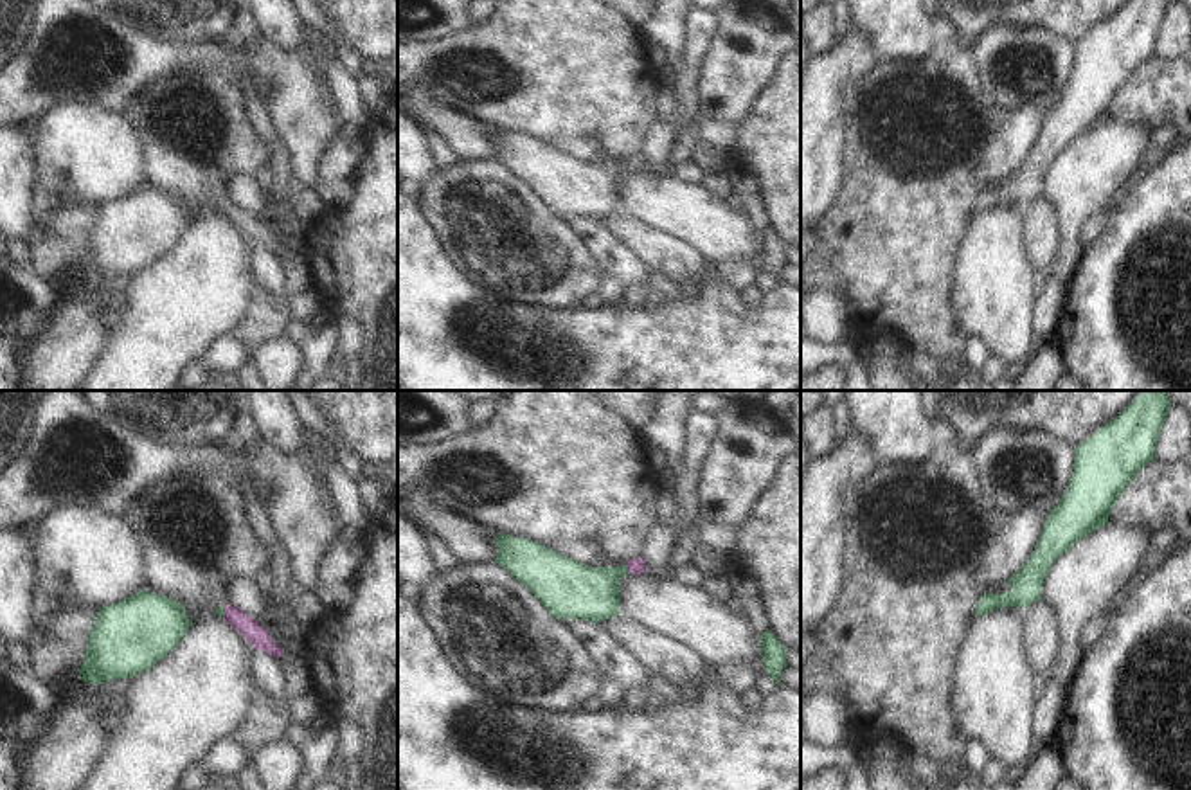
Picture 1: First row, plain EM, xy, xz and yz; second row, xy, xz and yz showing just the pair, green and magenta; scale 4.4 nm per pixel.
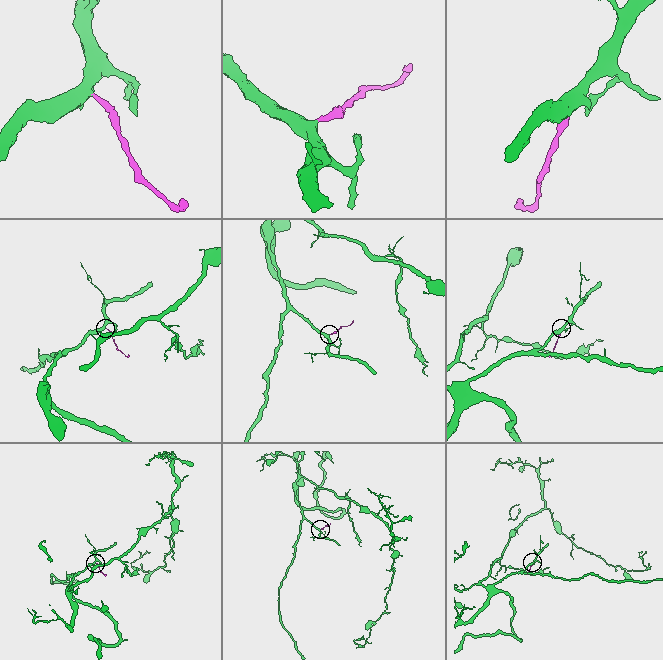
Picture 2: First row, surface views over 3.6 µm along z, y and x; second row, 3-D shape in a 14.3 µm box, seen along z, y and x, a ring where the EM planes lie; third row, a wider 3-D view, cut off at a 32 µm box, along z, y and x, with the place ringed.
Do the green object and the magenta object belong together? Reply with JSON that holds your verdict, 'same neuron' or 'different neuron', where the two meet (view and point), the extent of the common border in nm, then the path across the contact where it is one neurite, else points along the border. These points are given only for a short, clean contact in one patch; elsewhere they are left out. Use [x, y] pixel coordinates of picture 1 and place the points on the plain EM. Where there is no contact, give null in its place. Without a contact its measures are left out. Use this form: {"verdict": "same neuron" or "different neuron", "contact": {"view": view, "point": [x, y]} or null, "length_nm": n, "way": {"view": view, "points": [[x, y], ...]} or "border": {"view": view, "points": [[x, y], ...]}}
{"verdict": "same neuron", "contact": {"view": "xz", "point": [626, 166]}, "length_nm": 40, "way": {"view": "xz", "points": [[576, 188], [594, 188], [626, 166], [637, 162]]}}

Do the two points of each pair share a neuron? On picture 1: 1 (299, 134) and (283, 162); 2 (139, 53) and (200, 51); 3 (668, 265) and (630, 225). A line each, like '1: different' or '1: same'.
1: different
2: same
3: same

